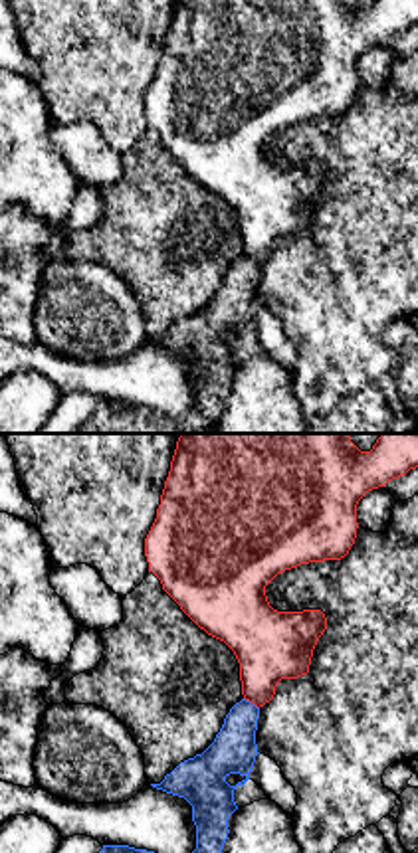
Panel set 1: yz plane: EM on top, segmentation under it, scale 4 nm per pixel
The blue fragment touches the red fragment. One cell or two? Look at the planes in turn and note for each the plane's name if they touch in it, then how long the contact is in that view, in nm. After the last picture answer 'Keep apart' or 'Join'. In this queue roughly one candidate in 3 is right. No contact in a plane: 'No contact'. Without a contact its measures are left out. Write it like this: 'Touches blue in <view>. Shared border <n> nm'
Touches blue in yz. Shared border 80 nm

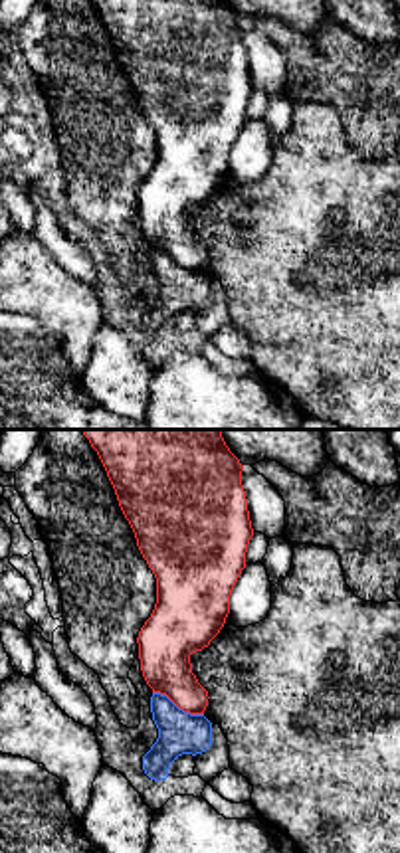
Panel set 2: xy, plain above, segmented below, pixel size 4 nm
Touches blue in xy. Shared border 220 nm

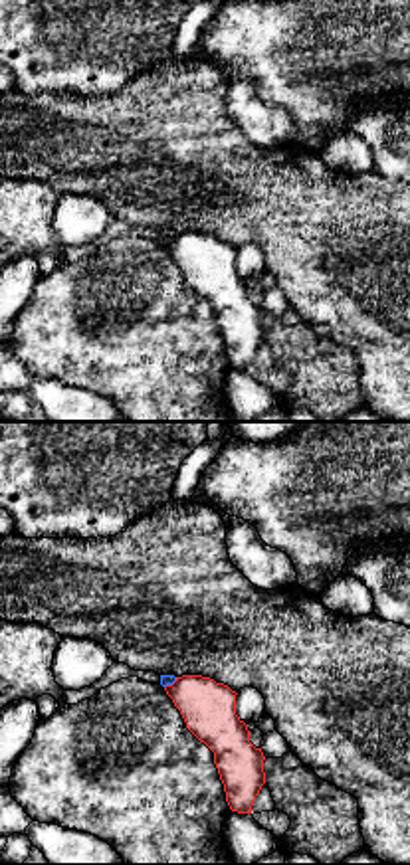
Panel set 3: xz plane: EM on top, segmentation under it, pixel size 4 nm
Touches blue in xz. Shared border 70 nm

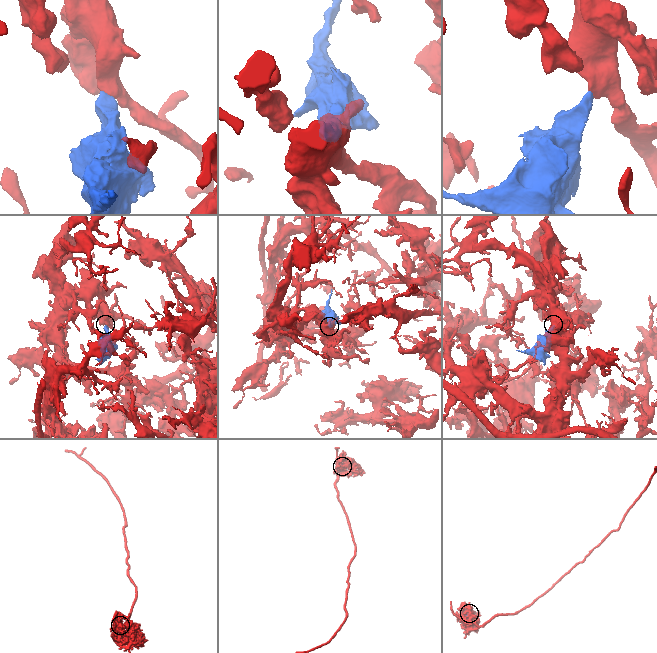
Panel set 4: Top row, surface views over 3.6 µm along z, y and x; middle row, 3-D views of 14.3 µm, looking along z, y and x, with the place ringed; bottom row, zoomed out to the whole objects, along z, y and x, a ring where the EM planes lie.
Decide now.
Keep apart

